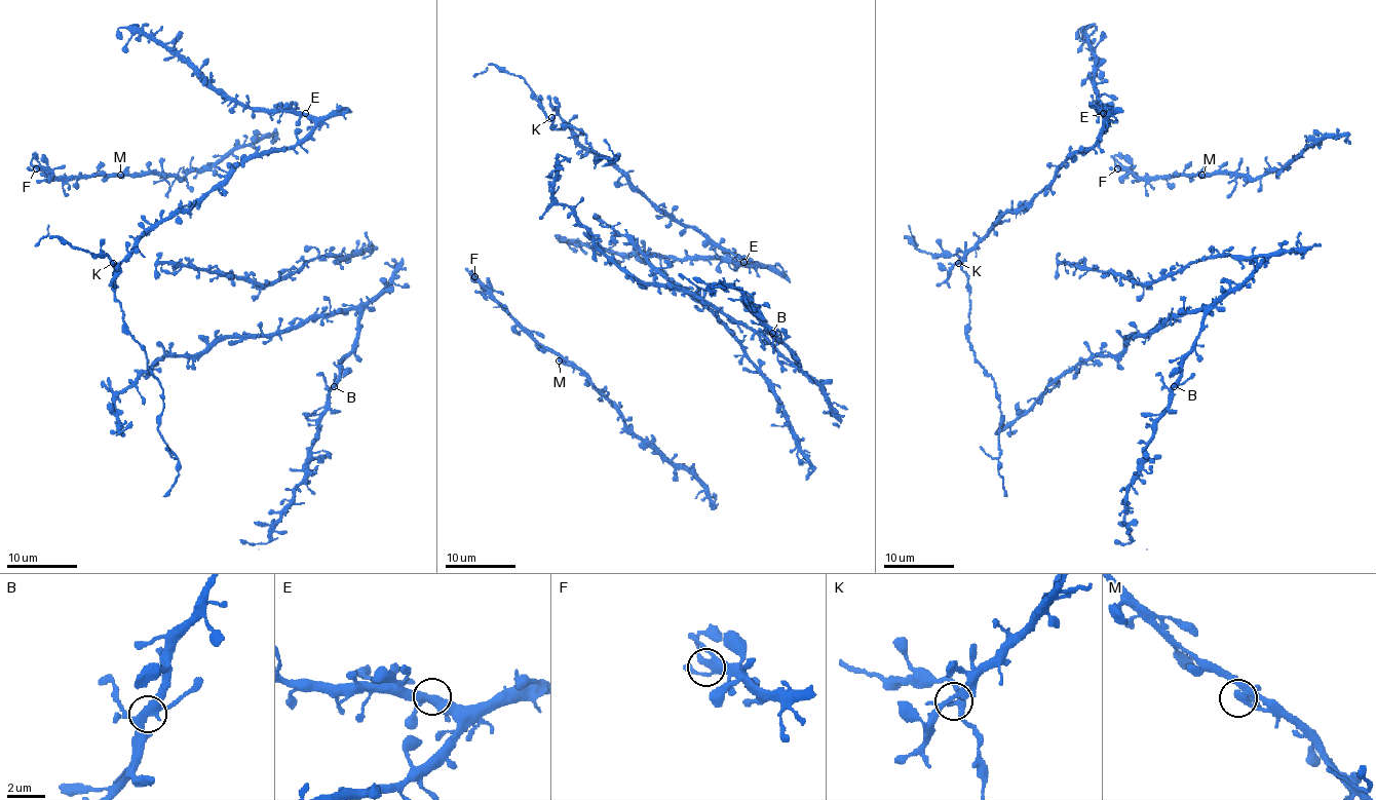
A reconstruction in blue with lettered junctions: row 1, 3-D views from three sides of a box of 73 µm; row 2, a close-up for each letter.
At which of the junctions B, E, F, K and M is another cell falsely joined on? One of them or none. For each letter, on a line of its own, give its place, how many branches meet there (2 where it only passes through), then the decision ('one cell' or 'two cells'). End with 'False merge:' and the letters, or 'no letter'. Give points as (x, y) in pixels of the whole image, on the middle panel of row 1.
B: at (772, 333); 4 branches meet; one cell
E: at (743, 262); 3 branches meet; one cell
F: at (474, 276); 4 branches meet; one cell
K: at (551, 117); 4 branches meet; two cells
M: at (559, 360); 4 branches meet; one cell
False merge: K

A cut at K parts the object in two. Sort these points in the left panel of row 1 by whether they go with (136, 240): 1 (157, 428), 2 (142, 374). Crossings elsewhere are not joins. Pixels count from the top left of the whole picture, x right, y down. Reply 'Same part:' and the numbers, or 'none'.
Same part: 2

